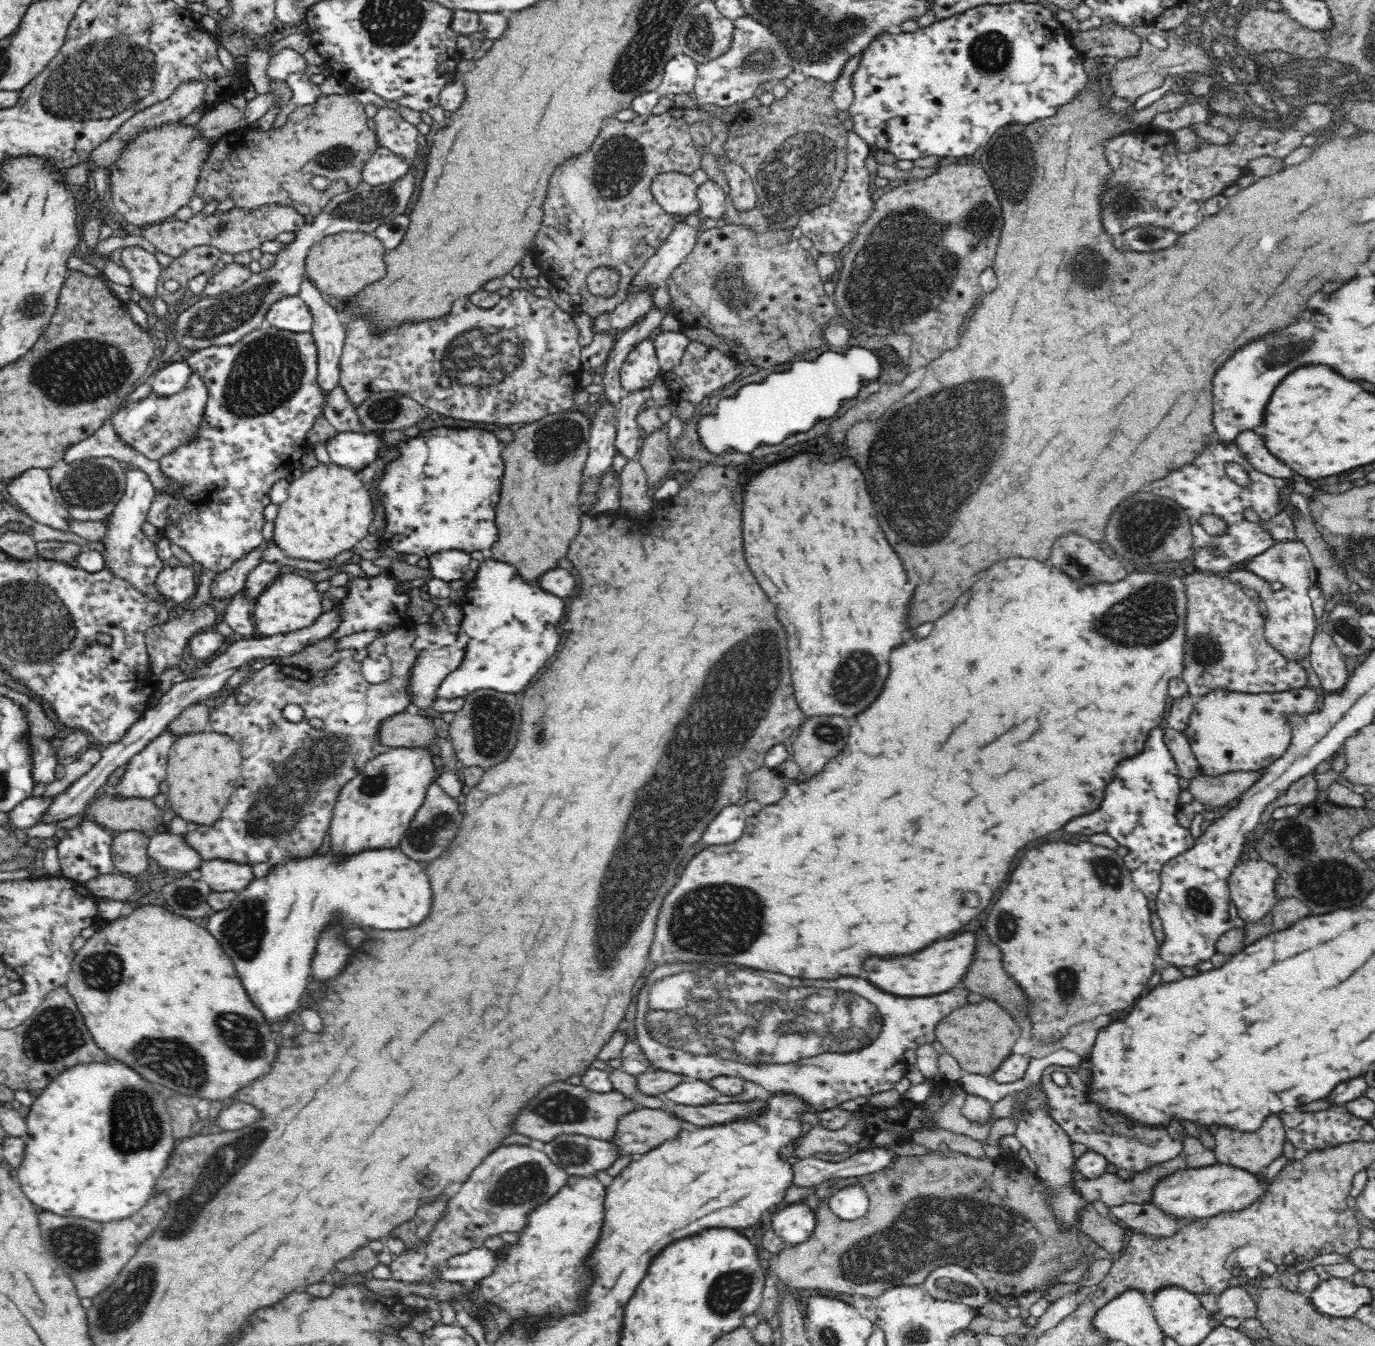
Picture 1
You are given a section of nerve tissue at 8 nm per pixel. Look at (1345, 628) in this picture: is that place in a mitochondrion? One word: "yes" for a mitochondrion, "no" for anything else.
yes

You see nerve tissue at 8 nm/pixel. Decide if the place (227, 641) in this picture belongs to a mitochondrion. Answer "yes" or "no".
no

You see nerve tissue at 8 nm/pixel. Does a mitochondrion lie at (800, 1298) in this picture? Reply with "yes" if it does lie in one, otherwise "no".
no

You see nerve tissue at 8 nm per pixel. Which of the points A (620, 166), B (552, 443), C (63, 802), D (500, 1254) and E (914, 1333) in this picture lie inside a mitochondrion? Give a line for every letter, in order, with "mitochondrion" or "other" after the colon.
A: mitochondrion
B: mitochondrion
C: other
D: other
E: mitochondrion

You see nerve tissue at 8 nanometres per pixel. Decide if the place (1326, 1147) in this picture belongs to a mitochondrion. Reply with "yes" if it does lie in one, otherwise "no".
no

